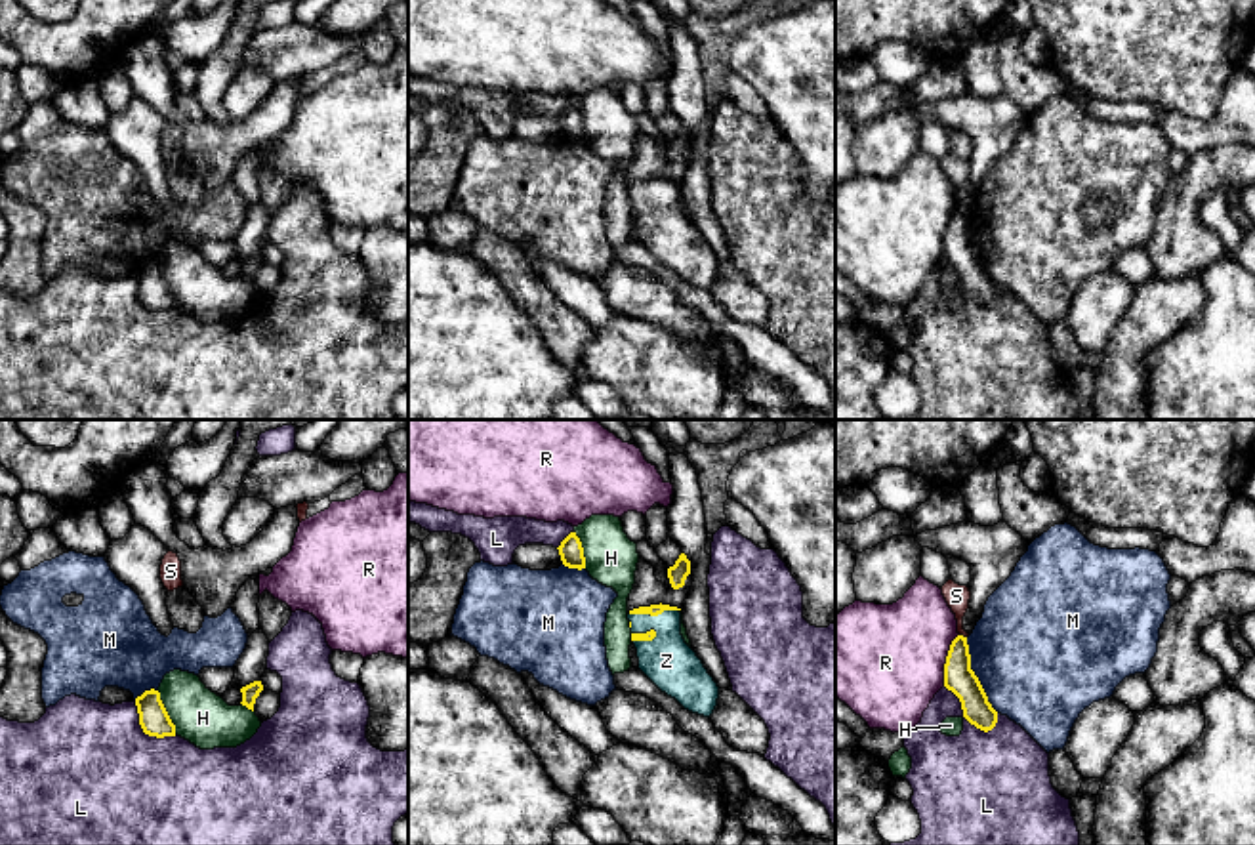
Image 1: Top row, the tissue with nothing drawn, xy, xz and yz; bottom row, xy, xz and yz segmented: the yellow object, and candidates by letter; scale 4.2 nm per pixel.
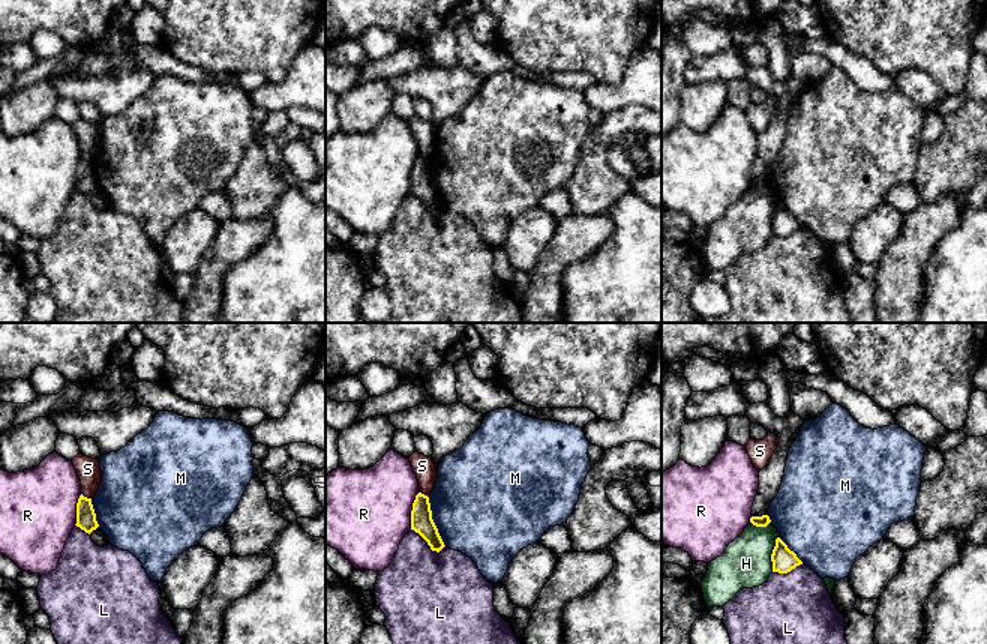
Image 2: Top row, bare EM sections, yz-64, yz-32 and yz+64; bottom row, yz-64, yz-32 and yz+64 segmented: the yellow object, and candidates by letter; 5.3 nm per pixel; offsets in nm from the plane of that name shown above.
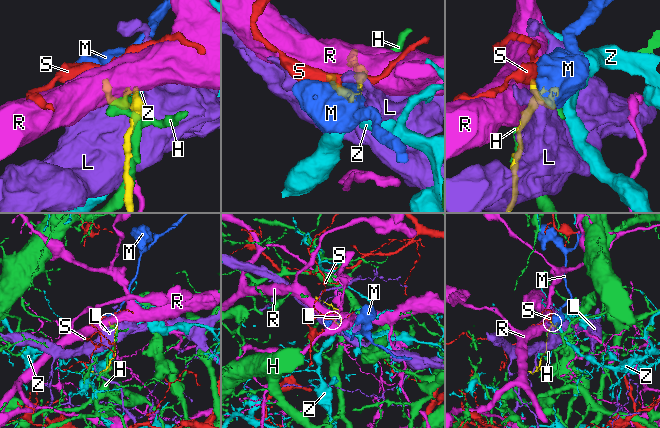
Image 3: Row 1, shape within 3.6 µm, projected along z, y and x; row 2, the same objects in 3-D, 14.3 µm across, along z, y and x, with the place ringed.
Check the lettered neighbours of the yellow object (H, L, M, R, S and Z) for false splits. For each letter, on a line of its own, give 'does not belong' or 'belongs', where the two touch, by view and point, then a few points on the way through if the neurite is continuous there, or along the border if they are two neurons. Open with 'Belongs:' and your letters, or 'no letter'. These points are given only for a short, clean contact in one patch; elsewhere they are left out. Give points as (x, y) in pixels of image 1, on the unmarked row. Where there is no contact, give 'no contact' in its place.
Belongs: Z
H: does not belong; contact xy (166, 285)
L: does not belong; contact yz (966, 290)
M: does not belong; contact yz (975, 248)
R: does not belong; contact yz (946, 233); border yz (958, 206), (946, 229), (943, 258)
S: does not belong; contact yz (962, 208); border yz (960, 206), (966, 210)
Z: belongs; contact xz (653, 187); way xz (655, 182), (653, 187), (653, 199), (666, 233)

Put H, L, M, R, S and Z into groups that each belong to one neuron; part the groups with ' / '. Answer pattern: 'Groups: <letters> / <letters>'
Groups: H / L / M / R / S / Z

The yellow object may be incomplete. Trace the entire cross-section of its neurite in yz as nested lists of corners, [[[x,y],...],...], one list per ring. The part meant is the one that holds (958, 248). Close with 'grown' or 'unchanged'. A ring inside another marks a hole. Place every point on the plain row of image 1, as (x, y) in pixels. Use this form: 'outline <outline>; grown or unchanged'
outline [[[957,208],[948,223],[944,237],[944,259],[952,263],[963,282],[963,290],[977,301],[988,305],[998,296],[998,284],[988,275],[988,269],[971,242],[971,227],[967,210]]]; unchanged

